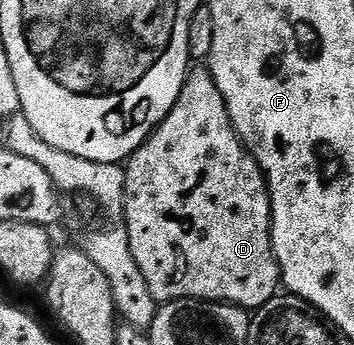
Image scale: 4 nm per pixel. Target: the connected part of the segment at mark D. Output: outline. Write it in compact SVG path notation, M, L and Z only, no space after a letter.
M207 67L189 68L188 77L184 80L184 86L170 115L166 115L164 122L153 129L152 136L143 145L138 146L135 153L128 158L124 169L124 221L128 227L130 251L138 263L138 271L142 271L142 279L146 279L146 287L150 287L150 295L154 295L158 303L189 299L218 301L255 311L261 309L271 297L277 296L282 282L280 264L276 261L272 250L272 200L268 194L268 184L258 163L248 152L240 136L236 134L236 128L226 111L226 103L222 99L222 91L218 91L218 83L214 83L212 73Z

